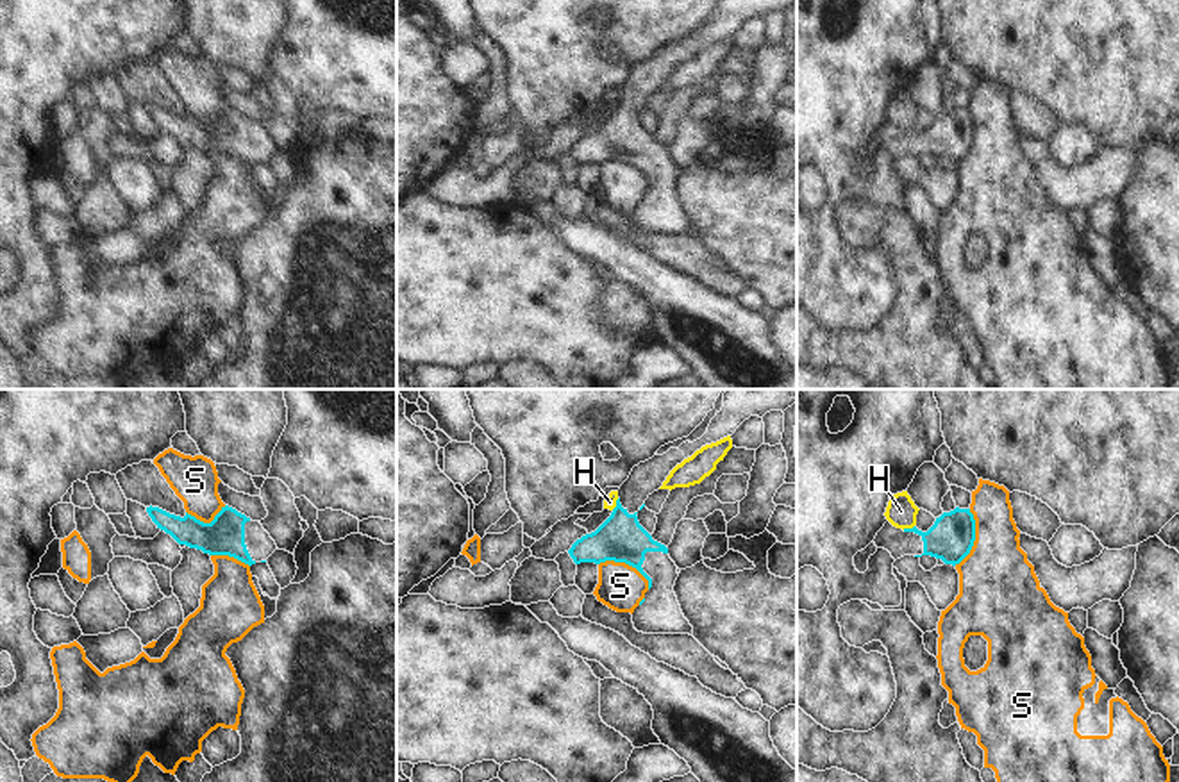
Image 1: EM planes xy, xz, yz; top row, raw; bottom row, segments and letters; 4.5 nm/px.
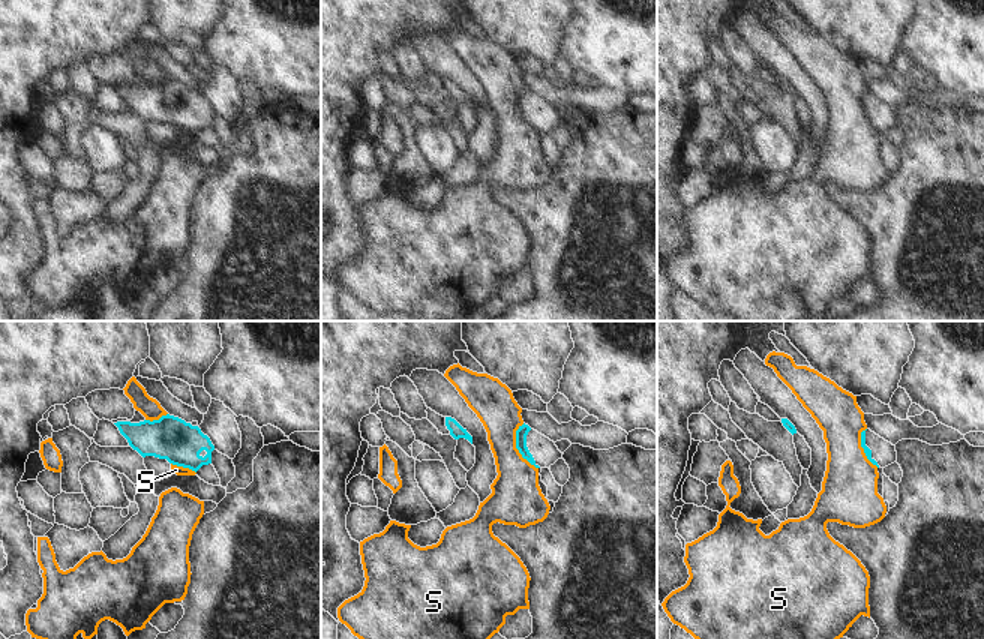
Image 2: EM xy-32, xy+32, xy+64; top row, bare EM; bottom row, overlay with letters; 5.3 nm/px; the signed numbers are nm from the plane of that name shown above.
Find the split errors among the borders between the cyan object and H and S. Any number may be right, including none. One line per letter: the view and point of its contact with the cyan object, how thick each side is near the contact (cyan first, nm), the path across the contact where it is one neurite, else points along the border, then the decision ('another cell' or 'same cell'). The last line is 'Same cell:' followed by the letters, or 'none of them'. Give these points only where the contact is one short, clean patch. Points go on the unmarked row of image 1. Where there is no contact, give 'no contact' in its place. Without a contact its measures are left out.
H: meets cyan in xz at (617, 104); 220 nm thick on the cyan side, 60 nm on the other; border along xz (618, 99), (611, 109); another cell
S: meets cyan in yz at (974, 138); 200 nm thick on the cyan side, 360 nm on the other; another cell
Same cell: none of them

